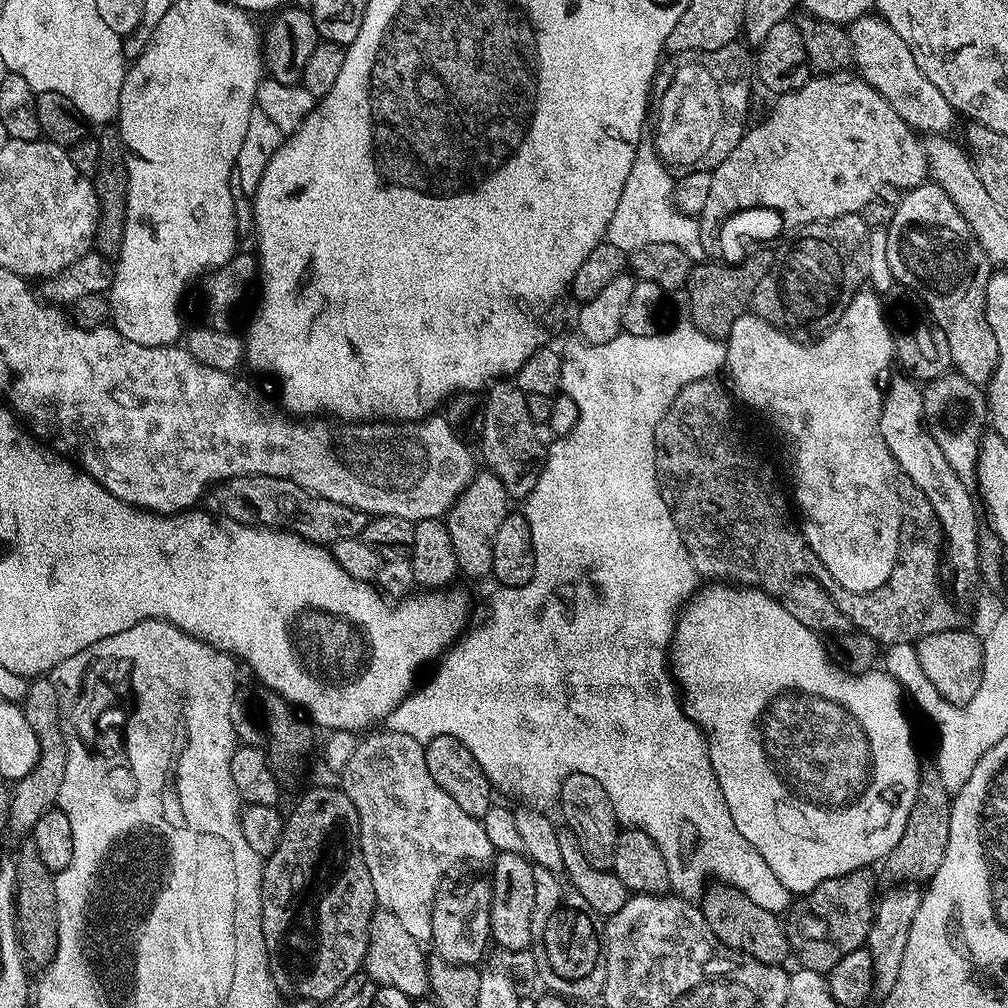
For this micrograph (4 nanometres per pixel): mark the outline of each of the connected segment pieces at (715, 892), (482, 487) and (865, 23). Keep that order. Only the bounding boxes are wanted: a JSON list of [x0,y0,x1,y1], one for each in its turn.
[[698,883,789,965],[446,470,510,576],[847,14,958,135]]

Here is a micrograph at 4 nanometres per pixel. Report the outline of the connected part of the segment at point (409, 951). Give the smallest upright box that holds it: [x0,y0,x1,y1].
[363,910,429,998]

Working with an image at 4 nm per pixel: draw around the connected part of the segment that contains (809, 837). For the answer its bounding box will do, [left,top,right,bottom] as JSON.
[670,582,922,894]

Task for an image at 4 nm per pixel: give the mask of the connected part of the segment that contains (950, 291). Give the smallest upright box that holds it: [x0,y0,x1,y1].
[884,182,998,385]

